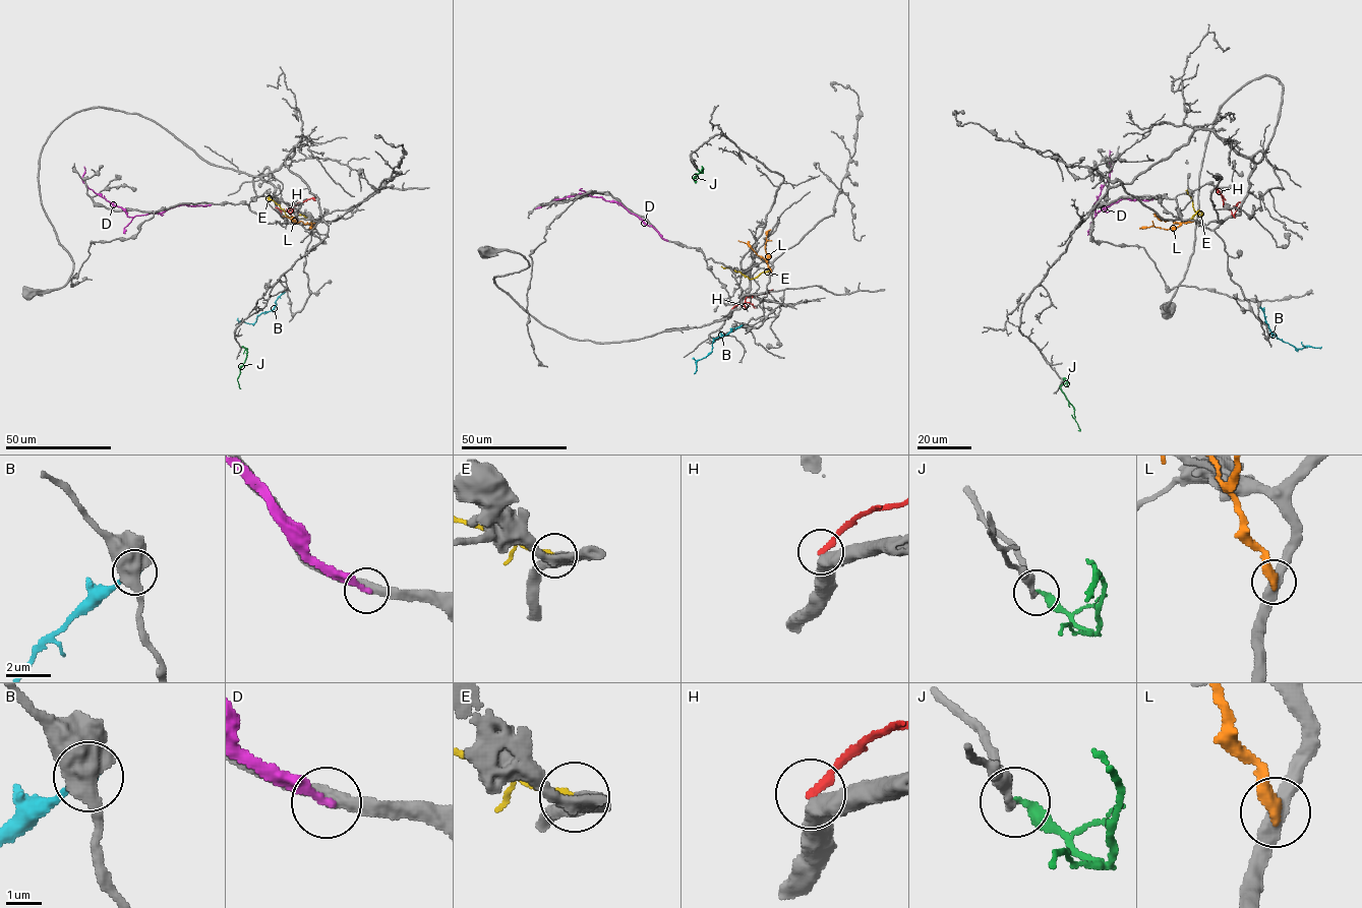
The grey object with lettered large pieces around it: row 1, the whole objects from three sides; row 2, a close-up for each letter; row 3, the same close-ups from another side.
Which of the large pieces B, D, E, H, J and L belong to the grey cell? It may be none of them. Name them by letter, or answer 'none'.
J

